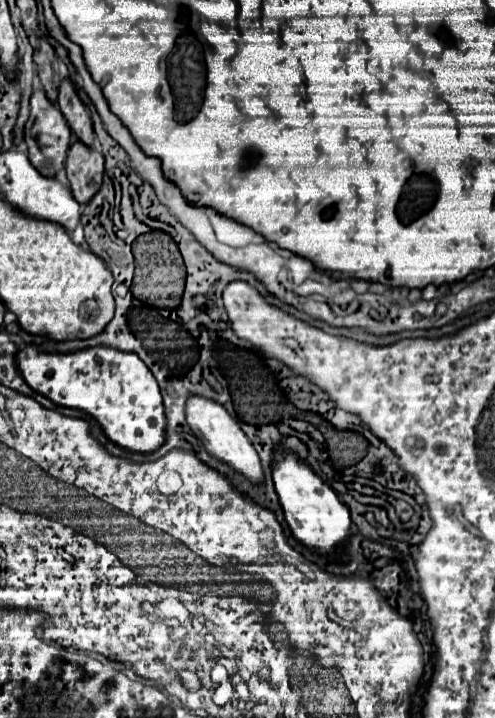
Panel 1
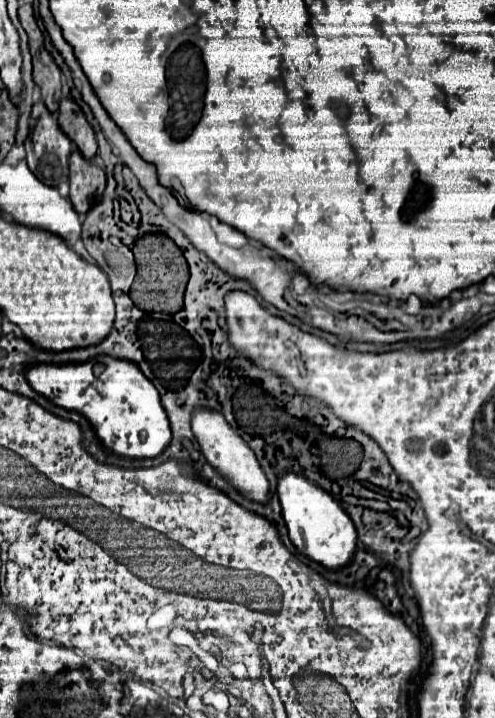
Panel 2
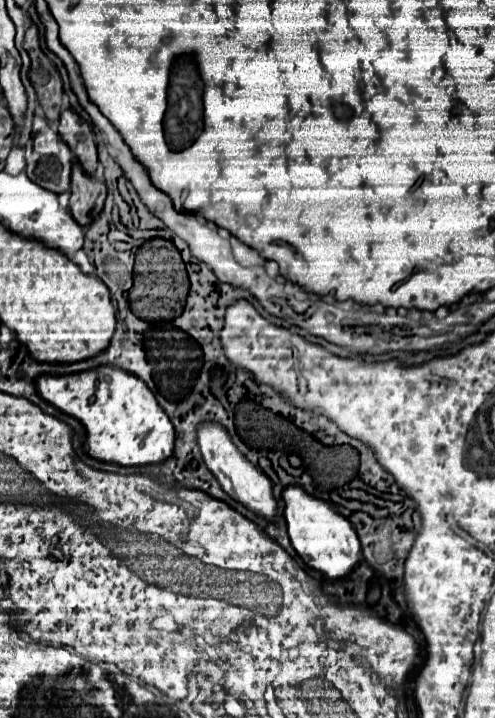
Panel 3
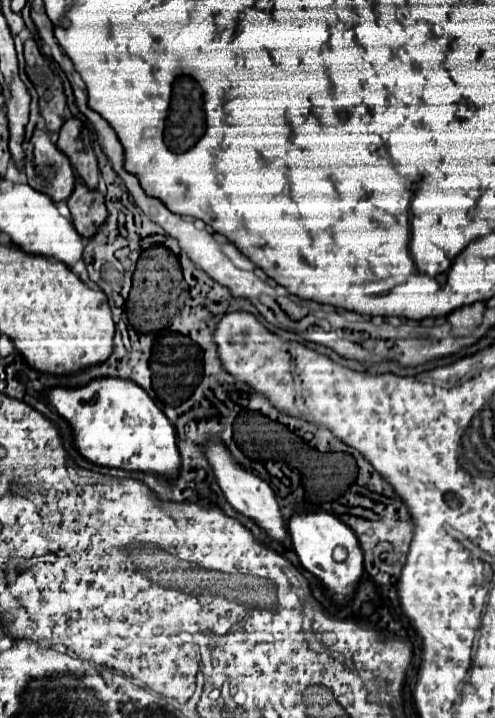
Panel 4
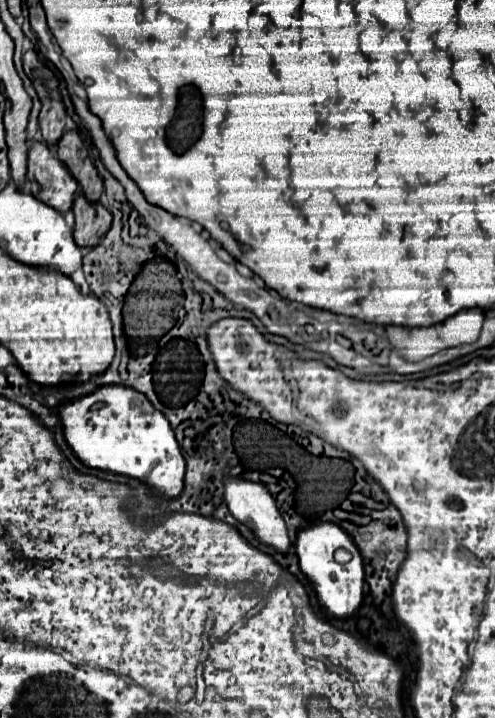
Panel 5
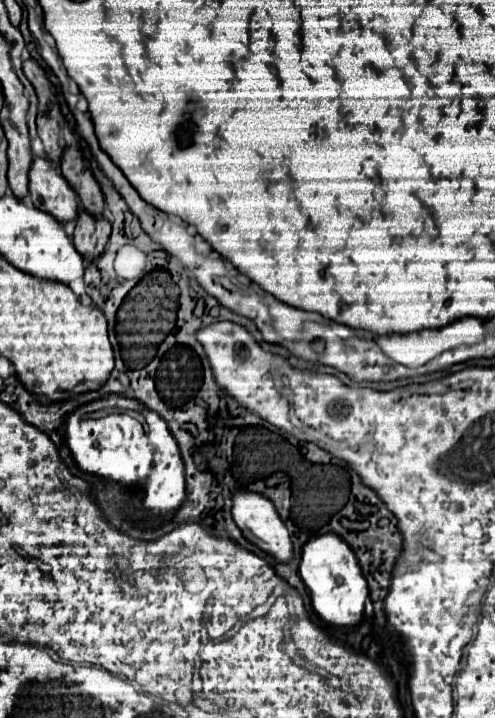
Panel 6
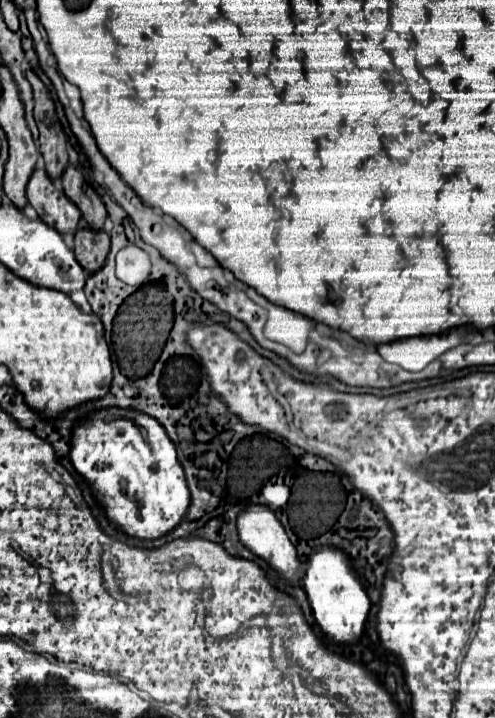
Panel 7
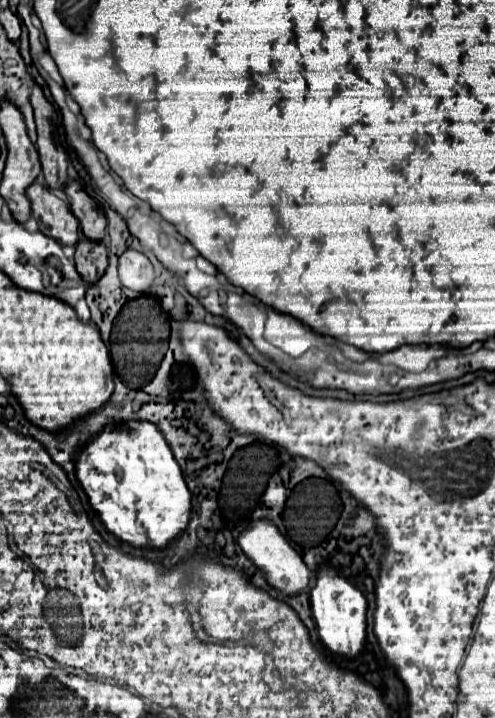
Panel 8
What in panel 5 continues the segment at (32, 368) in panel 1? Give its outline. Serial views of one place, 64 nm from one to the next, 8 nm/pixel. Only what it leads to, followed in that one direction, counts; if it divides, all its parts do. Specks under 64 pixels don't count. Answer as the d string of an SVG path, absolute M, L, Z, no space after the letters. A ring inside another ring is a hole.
M122 384L100 386L82 398L60 404L58 412L68 444L86 466L146 480L168 498L176 498L182 492L184 456L174 430L166 416L138 390Z

